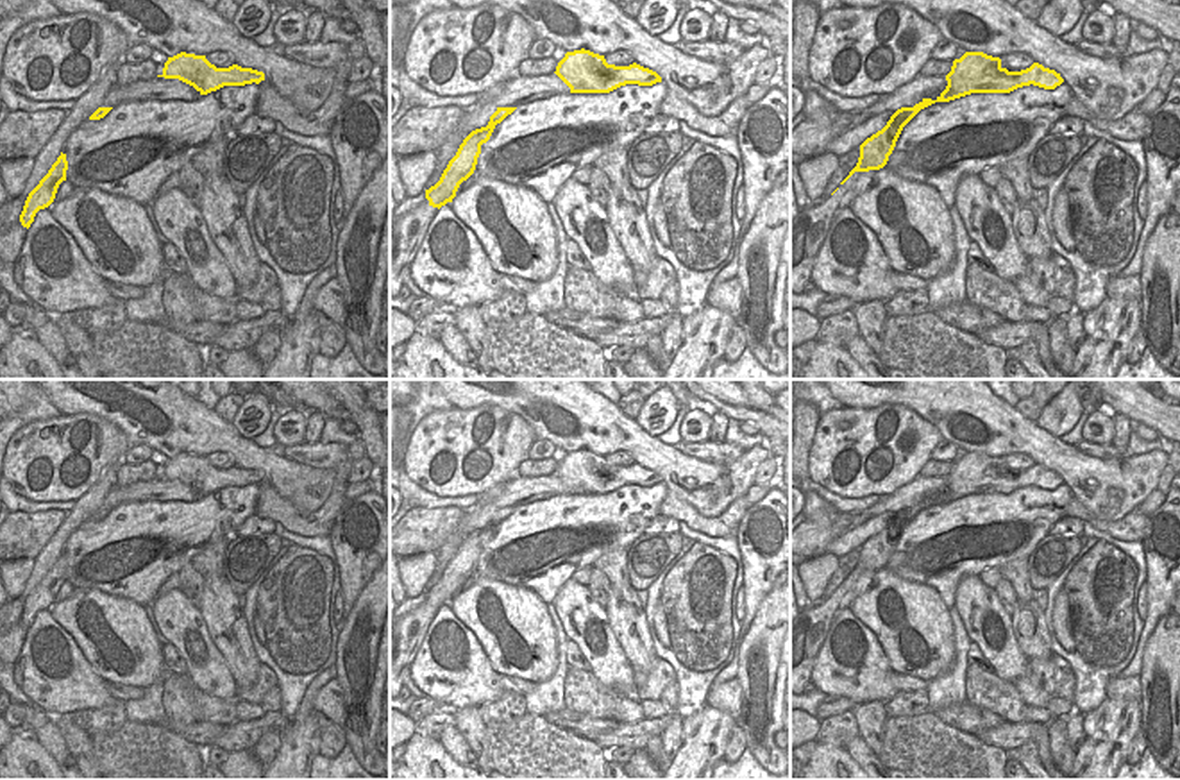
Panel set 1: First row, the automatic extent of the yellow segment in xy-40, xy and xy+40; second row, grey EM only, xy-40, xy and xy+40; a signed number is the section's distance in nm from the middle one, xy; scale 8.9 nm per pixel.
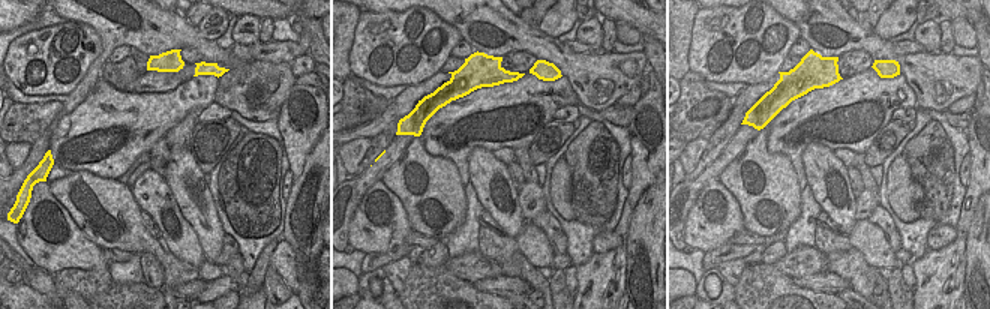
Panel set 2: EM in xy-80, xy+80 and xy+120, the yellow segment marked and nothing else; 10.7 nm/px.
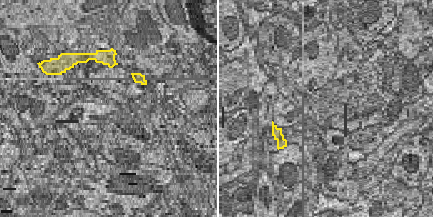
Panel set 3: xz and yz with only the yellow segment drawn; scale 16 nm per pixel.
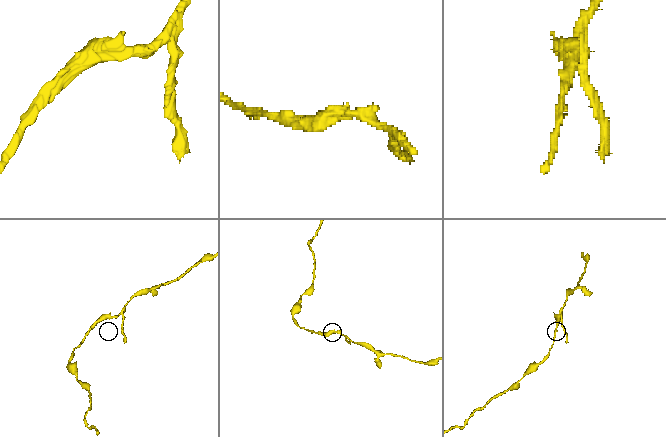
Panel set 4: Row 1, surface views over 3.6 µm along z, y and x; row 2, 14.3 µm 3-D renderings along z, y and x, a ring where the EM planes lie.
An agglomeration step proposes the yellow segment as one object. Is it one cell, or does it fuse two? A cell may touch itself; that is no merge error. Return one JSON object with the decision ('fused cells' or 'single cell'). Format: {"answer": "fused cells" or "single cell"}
{"answer": "fused cells"}

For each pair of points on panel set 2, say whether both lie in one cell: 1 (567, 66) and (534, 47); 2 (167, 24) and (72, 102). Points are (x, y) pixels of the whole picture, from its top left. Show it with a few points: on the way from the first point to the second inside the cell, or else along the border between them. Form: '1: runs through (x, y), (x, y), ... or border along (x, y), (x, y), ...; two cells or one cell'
1: runs through (560, 59), (549, 48), (542, 47); one cell
2: runs through (138, 32), (122, 33), (107, 48), (93, 74); one cell

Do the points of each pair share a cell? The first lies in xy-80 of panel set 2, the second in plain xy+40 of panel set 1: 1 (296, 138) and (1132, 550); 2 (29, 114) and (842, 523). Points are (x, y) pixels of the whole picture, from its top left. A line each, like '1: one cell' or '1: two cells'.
1: two cells
2: one cell

